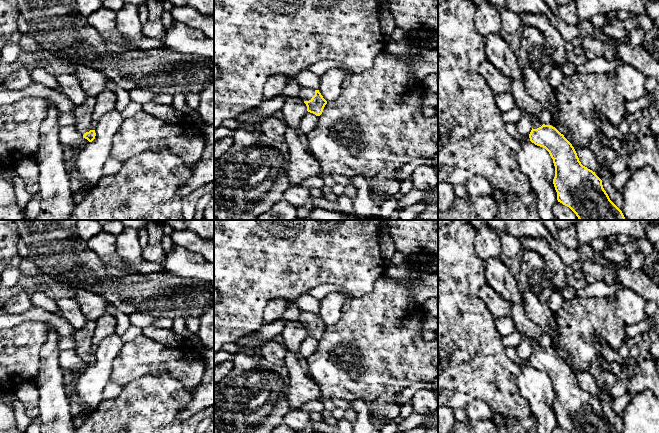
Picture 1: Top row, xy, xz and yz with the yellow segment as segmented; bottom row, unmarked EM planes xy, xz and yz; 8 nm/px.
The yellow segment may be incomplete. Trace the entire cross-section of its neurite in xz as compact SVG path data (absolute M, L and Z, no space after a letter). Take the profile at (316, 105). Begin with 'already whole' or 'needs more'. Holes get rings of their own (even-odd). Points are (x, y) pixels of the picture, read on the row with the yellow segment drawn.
needs more; M301 87L298 97L304 101L307 106L307 111L320 116L323 112L327 101L323 98L319 90L314 90L310 87Z

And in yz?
needs more; M500 35L485 38L485 56L511 80L510 94L516 107L530 115L533 125L530 141L545 148L553 159L553 184L558 202L569 207L579 220L626 220L622 211L610 200L602 180L581 164L572 144L555 127L539 121L543 108L527 93L518 56Z

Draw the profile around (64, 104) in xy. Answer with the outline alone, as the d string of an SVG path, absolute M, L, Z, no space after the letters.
M33 81L29 86L20 90L0 90L0 106L11 104L28 96L42 97L52 101L60 112L73 112L75 105L63 92L49 88L39 82Z

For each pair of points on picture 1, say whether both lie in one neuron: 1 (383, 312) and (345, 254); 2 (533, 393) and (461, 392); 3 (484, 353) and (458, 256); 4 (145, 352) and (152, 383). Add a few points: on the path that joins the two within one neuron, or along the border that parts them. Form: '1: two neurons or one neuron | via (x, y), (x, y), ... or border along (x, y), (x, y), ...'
1: two neurons | border along (383, 274), (366, 293), (357, 297), (347, 297)
2: two neurons | border along (521, 369), (517, 378), (517, 388), (532, 413)
3: one neuron | via (464, 329), (464, 313), (460, 308), (459, 280)
4: two neurons | border along (173, 377), (167, 374), (144, 374), (128, 383)

